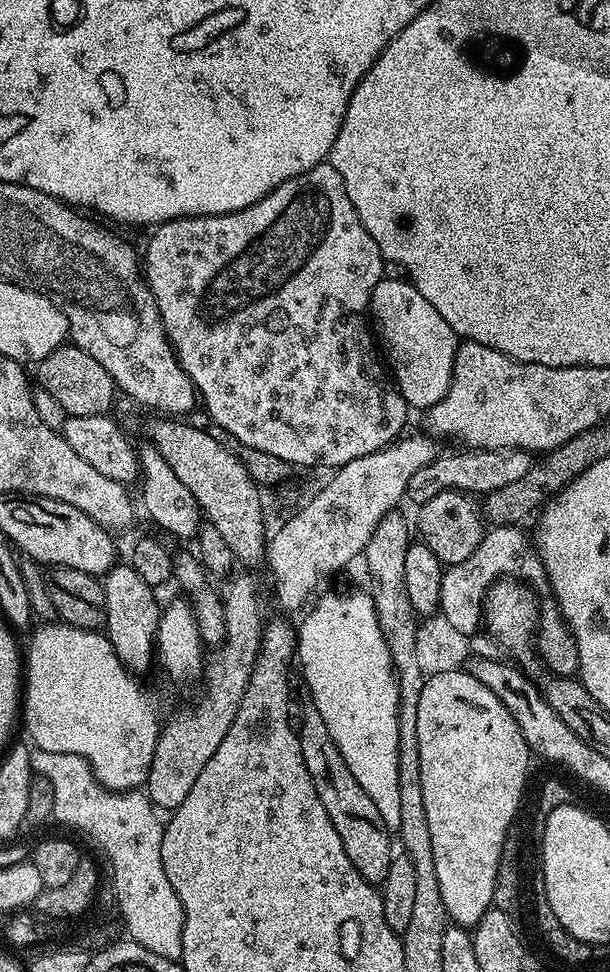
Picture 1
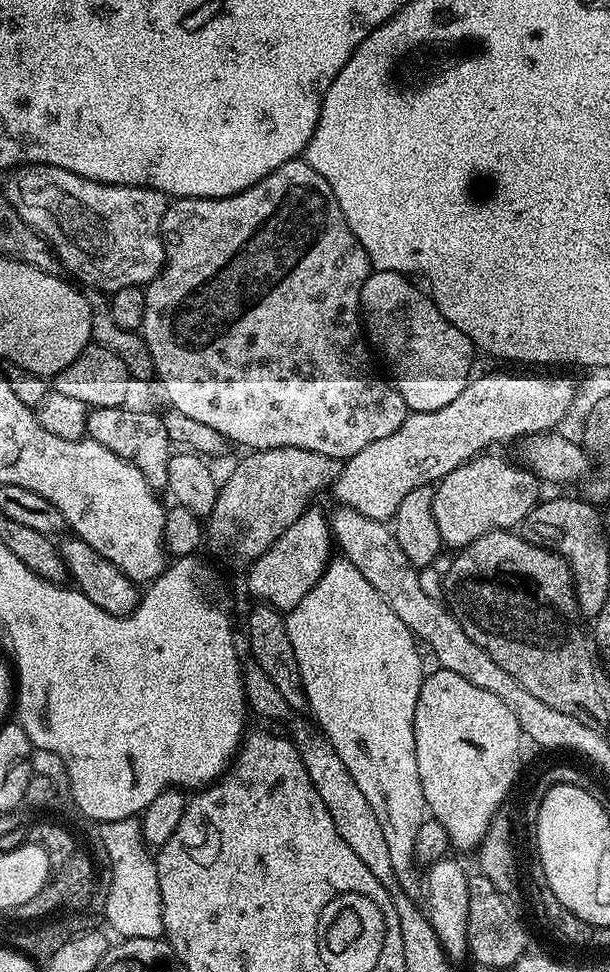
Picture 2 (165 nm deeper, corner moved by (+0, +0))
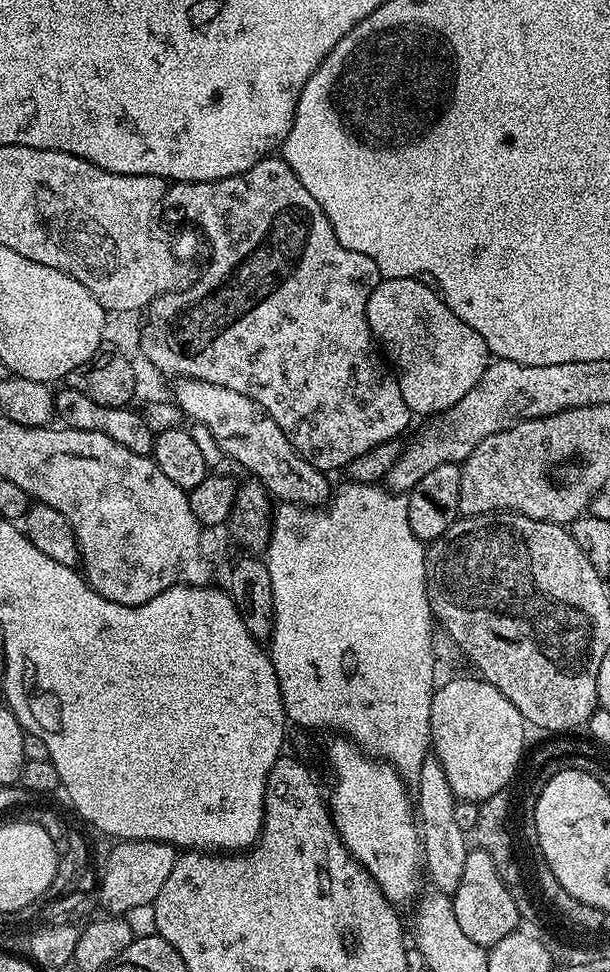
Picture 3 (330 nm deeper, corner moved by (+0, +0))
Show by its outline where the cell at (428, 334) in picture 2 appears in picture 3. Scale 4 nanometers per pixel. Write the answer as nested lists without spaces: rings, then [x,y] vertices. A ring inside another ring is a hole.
[[[411,276],[381,279],[370,294],[370,302],[366,302],[366,318],[375,343],[386,356],[388,351],[387,359],[394,368],[396,363],[406,406],[414,414],[421,412],[428,416],[431,412],[447,412],[478,386],[489,366],[490,353],[482,334],[466,326],[466,322],[446,306],[439,291],[432,286],[427,288],[423,282]]]

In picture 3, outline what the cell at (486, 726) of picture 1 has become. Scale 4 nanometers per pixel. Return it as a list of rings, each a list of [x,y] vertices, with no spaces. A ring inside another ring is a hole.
[[[482,678],[476,680],[448,680],[432,693],[430,702],[431,751],[450,781],[450,790],[457,800],[481,802],[498,794],[500,790],[517,779],[516,767],[524,756],[524,731],[526,725],[522,714],[514,705]]]

